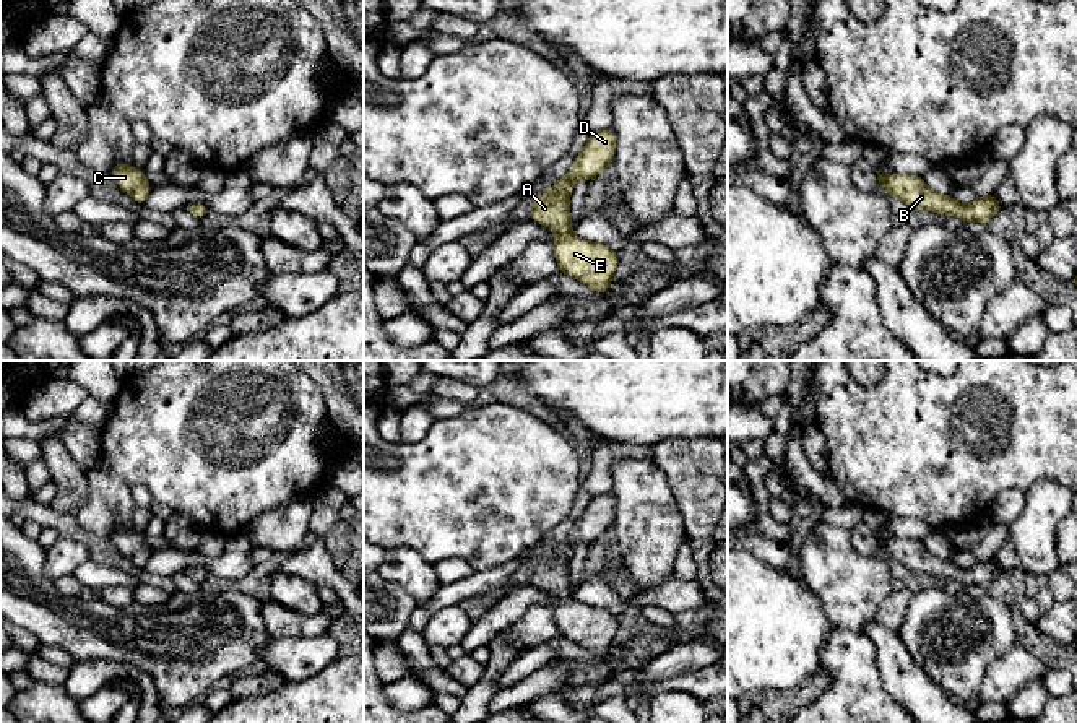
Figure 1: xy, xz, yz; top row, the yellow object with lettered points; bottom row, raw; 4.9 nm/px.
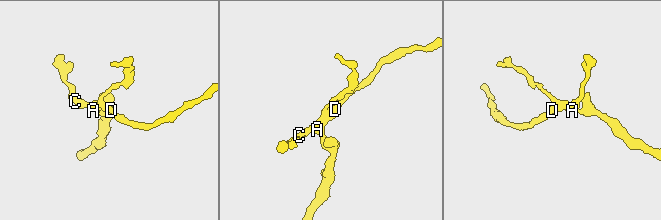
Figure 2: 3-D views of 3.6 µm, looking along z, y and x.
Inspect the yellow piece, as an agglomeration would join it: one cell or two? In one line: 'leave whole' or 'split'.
leave whole

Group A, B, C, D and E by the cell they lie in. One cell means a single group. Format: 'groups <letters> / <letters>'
groups A B C D E

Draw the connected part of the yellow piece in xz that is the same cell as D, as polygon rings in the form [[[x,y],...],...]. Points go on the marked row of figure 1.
[[[612,127],[591,133],[569,174],[554,182],[547,193],[538,195],[530,206],[531,218],[556,234],[552,247],[559,271],[598,291],[601,297],[612,283],[619,257],[604,244],[595,244],[572,234],[569,200],[577,180],[590,182],[612,164],[614,148]]]

